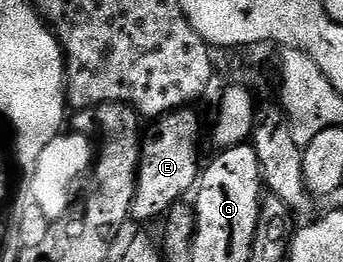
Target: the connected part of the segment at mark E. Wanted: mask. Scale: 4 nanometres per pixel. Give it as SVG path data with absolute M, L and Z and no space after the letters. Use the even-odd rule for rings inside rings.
M184 106L168 112L166 116L154 121L155 129L151 137L142 141L139 154L139 171L135 177L135 197L132 198L132 217L139 220L151 220L154 216L162 217L171 211L171 207L180 203L183 196L196 187L201 171L199 164L199 135L203 124L199 121L196 109Z

